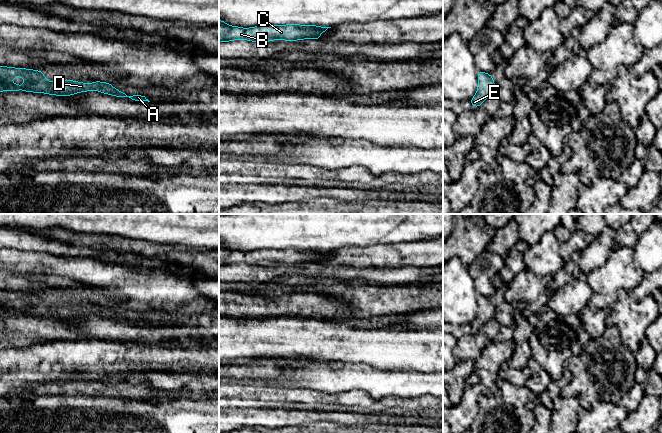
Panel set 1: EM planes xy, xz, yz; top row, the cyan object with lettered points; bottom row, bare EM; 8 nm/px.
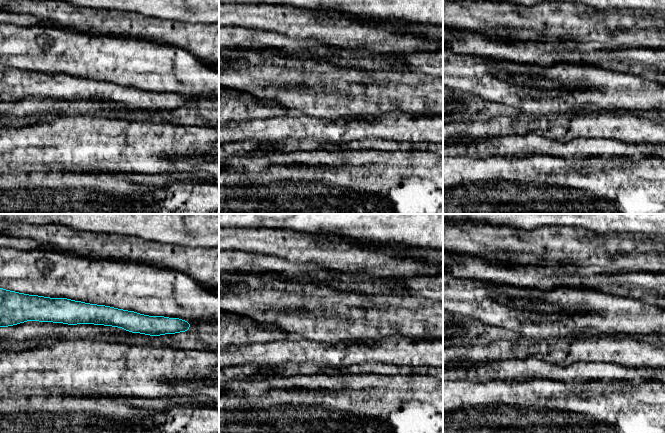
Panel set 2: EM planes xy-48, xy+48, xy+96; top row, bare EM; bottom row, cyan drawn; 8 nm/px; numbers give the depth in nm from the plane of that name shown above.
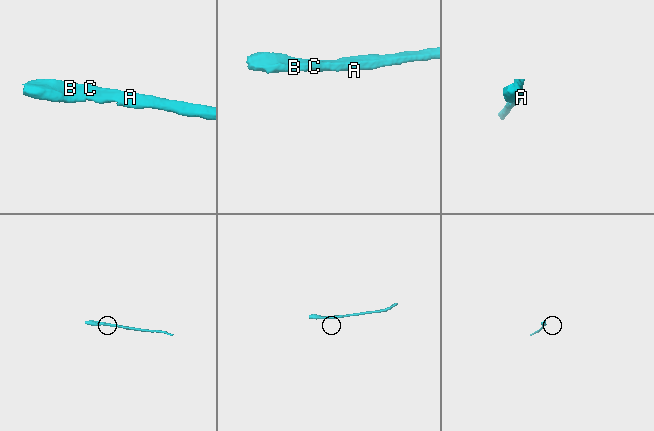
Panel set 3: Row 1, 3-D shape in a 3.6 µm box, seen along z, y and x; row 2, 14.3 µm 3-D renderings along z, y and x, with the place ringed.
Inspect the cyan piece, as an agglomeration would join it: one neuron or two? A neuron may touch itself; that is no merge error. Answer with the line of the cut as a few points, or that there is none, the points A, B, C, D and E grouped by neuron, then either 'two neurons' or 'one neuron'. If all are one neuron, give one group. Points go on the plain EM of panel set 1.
no cut; A B C D E; one neuron

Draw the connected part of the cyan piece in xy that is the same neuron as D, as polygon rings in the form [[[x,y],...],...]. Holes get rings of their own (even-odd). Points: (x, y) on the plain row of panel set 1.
[[[0,290],[0,316],[19,314],[34,317],[46,317],[57,320],[70,320],[86,315],[100,315],[104,318],[121,322],[129,322],[133,325],[150,326],[142,318],[127,319],[126,317],[115,313],[110,307],[107,306],[94,305],[93,307],[86,308],[68,303],[51,306],[46,304],[43,296],[39,294]],[[16,300],[20,300],[25,303],[23,310],[9,305]]]

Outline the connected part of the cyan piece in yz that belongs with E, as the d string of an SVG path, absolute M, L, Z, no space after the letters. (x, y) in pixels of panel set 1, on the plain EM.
M483 295L478 296L478 313L474 321L470 324L471 329L480 331L482 326L495 317L495 306L491 298Z

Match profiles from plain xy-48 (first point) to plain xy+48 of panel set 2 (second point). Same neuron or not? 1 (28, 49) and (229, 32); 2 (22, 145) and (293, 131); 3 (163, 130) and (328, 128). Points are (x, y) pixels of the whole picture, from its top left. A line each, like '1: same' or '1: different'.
1: same
2: same
3: same

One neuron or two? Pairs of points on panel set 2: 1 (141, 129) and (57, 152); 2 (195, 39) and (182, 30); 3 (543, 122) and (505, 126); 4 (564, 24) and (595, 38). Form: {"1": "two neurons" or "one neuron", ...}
{"1": "one neuron", "2": "one neuron", "3": "one neuron", "4": "two neurons"}

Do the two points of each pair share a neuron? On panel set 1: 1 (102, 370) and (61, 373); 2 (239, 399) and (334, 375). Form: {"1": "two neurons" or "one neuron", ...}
{"1": "one neuron", "2": "two neurons"}

